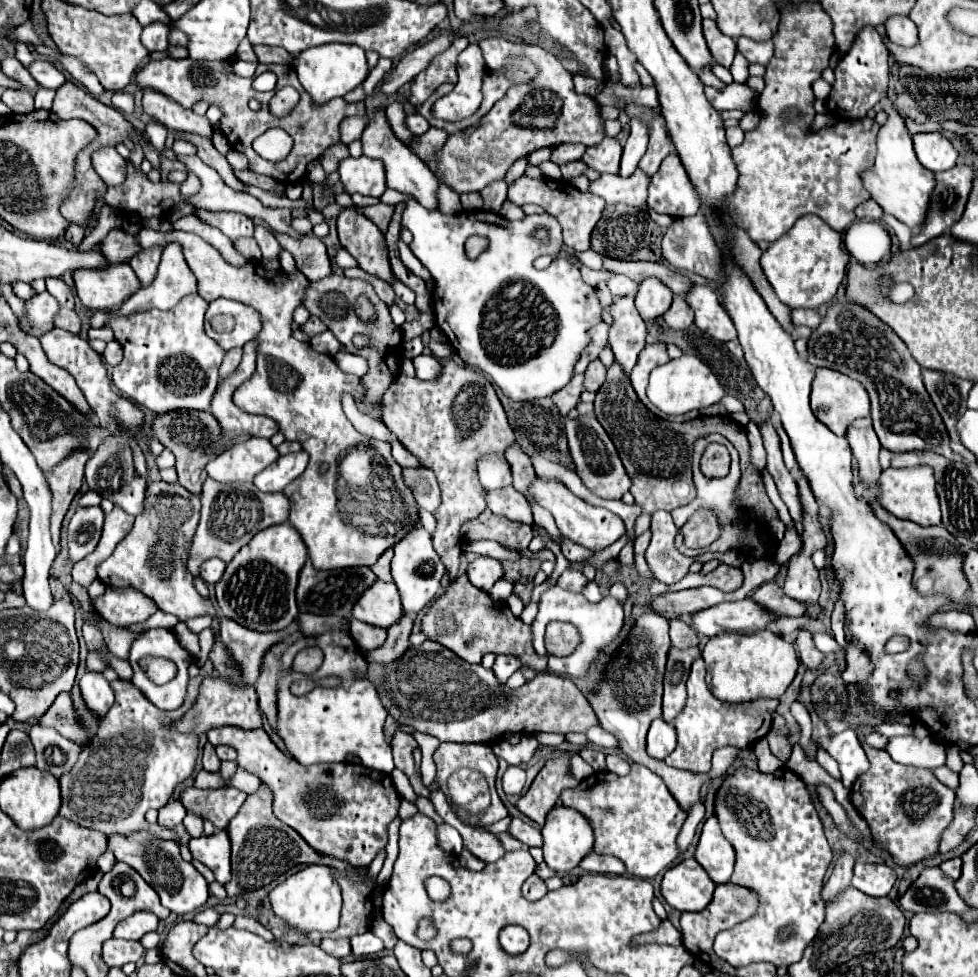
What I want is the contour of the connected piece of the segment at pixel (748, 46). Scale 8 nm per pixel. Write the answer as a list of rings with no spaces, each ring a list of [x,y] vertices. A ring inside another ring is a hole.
[[[746,37],[738,39],[738,49],[744,53],[748,63],[760,63],[760,65],[768,65],[768,61],[772,59],[772,53],[774,53],[772,41],[758,43],[758,41],[752,41]]]

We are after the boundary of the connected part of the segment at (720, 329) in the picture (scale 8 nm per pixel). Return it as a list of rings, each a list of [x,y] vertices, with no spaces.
[[[694,285],[690,293],[684,295],[684,301],[692,307],[696,319],[694,325],[718,341],[732,341],[738,335],[734,333],[734,323],[730,321],[726,309],[718,301],[718,293],[708,285]]]

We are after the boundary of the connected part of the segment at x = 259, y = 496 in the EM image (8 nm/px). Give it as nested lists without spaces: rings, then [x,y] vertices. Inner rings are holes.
[[[206,479],[200,499],[202,517],[190,541],[186,561],[192,575],[198,575],[198,567],[206,557],[220,557],[228,563],[258,531],[284,523],[290,511],[290,499],[284,497],[284,493],[262,493],[254,483],[218,483],[214,479]]]

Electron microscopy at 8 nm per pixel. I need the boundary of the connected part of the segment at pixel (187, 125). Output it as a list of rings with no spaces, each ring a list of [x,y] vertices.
[[[144,91],[144,111],[164,123],[168,129],[200,135],[206,139],[212,139],[214,135],[214,127],[206,117],[196,115],[192,109],[182,109],[180,105],[174,105],[174,101],[158,91]]]

